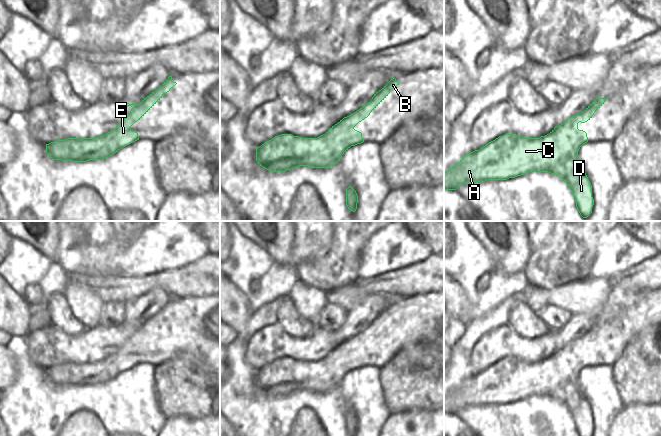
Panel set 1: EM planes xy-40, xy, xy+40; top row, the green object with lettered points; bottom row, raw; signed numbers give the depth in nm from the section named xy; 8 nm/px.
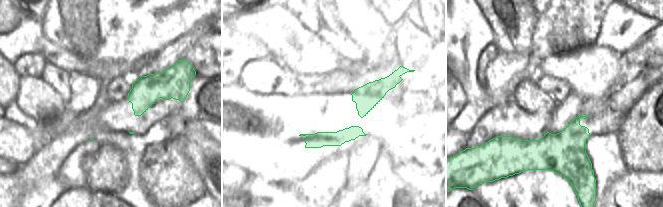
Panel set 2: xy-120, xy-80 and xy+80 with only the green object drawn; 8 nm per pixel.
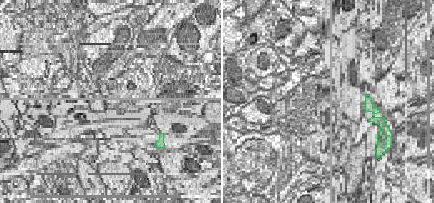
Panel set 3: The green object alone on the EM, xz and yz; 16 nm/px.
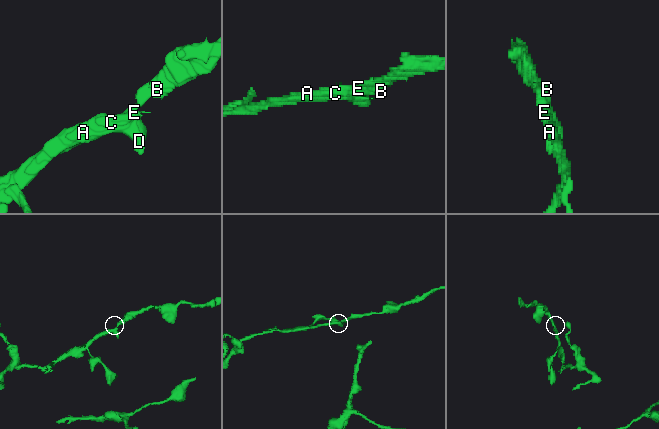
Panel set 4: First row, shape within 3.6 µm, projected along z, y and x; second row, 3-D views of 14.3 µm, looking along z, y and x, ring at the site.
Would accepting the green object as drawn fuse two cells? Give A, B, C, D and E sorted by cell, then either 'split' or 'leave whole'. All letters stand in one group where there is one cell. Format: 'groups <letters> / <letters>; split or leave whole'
groups A B C D E; leave whole

